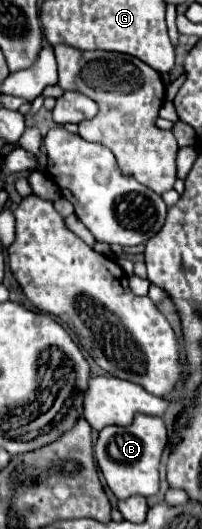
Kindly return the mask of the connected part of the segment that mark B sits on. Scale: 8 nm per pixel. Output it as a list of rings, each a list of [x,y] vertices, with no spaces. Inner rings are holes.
[[[137,414],[131,426],[107,426],[99,432],[95,444],[97,464],[107,480],[107,486],[119,500],[127,500],[135,494],[155,496],[159,492],[159,462],[167,448],[169,432],[163,418]]]

